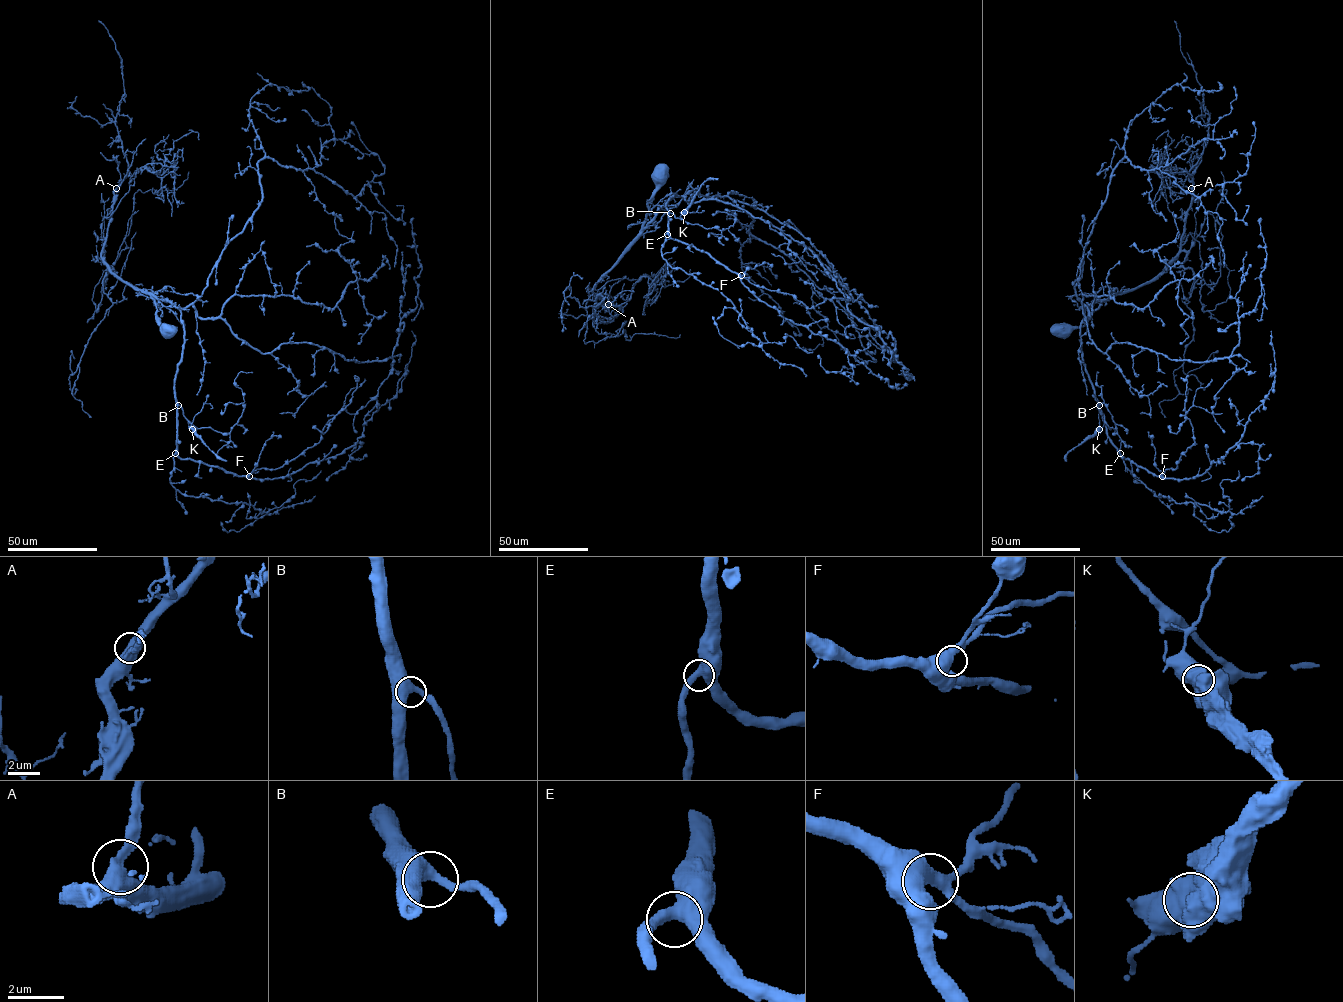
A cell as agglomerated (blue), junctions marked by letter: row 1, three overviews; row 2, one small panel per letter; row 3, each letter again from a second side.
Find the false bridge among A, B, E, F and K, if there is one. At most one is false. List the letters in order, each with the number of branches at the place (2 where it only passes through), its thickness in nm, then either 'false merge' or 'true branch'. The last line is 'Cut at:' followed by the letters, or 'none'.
A: 2 branches meet; 460 nm thick; true branch
B: 2 branches meet; 600 nm thick; true branch
E: 2 branches meet; 500 nm thick; true branch
F: 2 branches meet; 600 nm thick; true branch
K: 2 branches meet; 950 nm thick; false merge
Cut at: K

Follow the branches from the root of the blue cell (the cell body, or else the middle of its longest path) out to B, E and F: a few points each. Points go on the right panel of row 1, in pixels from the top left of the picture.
B: (1061, 329), (1081, 326), (1102, 302), (1114, 296), (1096, 299), (1086, 308), (1080, 328), (1082, 361), (1099, 405)
E: (1061, 329), (1081, 326), (1114, 296), (1096, 299), (1085, 310), (1080, 340), (1107, 436), (1120, 453)
F: (1061, 329), (1081, 326), (1114, 296), (1096, 299), (1084, 311), (1082, 361), (1107, 436), (1125, 458), (1162, 476)

